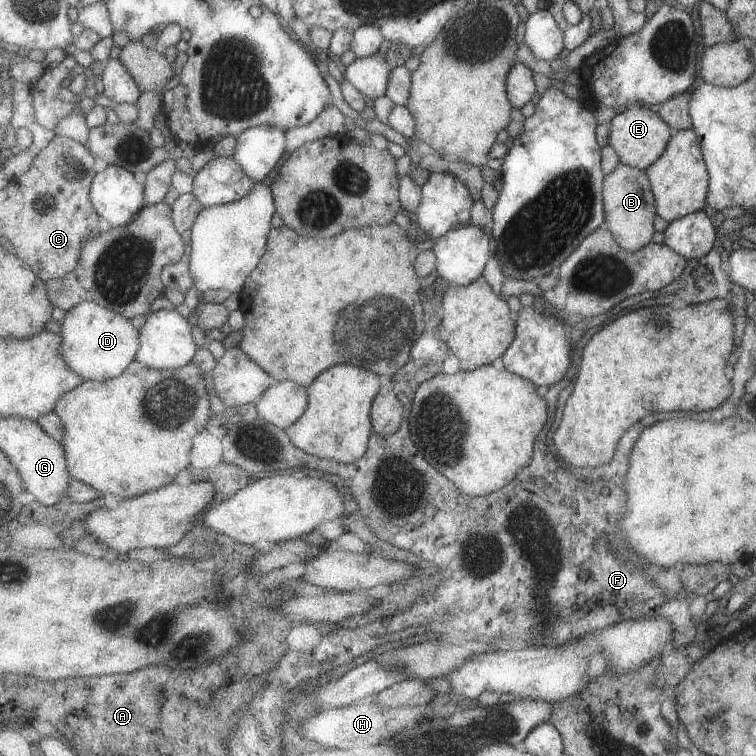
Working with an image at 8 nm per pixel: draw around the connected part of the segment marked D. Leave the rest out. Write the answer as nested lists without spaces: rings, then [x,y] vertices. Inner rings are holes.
[[[83,301],[67,312],[61,323],[61,334],[64,338],[62,353],[66,364],[76,370],[85,381],[104,381],[123,374],[136,361],[141,348],[141,331],[133,326],[130,318],[124,314],[110,311],[95,301]]]

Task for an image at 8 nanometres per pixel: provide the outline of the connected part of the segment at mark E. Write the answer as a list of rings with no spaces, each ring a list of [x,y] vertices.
[[[641,104],[623,108],[609,123],[608,144],[616,150],[620,164],[645,170],[652,162],[655,162],[663,150],[673,131],[670,126],[659,116]]]

